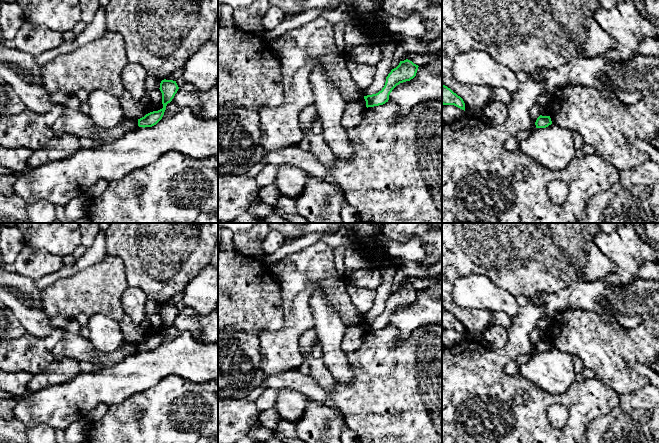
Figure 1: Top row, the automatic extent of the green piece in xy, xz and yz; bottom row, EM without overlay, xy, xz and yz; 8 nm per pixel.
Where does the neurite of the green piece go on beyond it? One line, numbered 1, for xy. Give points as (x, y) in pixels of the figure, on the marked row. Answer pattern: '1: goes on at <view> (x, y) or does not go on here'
1: does not go on here

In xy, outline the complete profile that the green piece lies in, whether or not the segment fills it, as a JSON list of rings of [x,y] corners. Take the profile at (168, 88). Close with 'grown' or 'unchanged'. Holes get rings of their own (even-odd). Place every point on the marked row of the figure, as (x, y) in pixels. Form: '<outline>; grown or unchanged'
[[[162,80],[160,83],[160,91],[162,93],[162,104],[163,108],[158,111],[153,111],[146,114],[144,117],[138,119],[139,127],[152,127],[156,125],[163,117],[168,103],[172,101],[179,87],[176,81],[173,80]]]; unchanged

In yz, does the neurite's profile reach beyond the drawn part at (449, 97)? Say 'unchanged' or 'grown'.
unchanged

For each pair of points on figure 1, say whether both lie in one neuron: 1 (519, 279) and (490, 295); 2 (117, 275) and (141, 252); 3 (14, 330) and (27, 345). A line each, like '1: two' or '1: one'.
1: two
2: two
3: two

